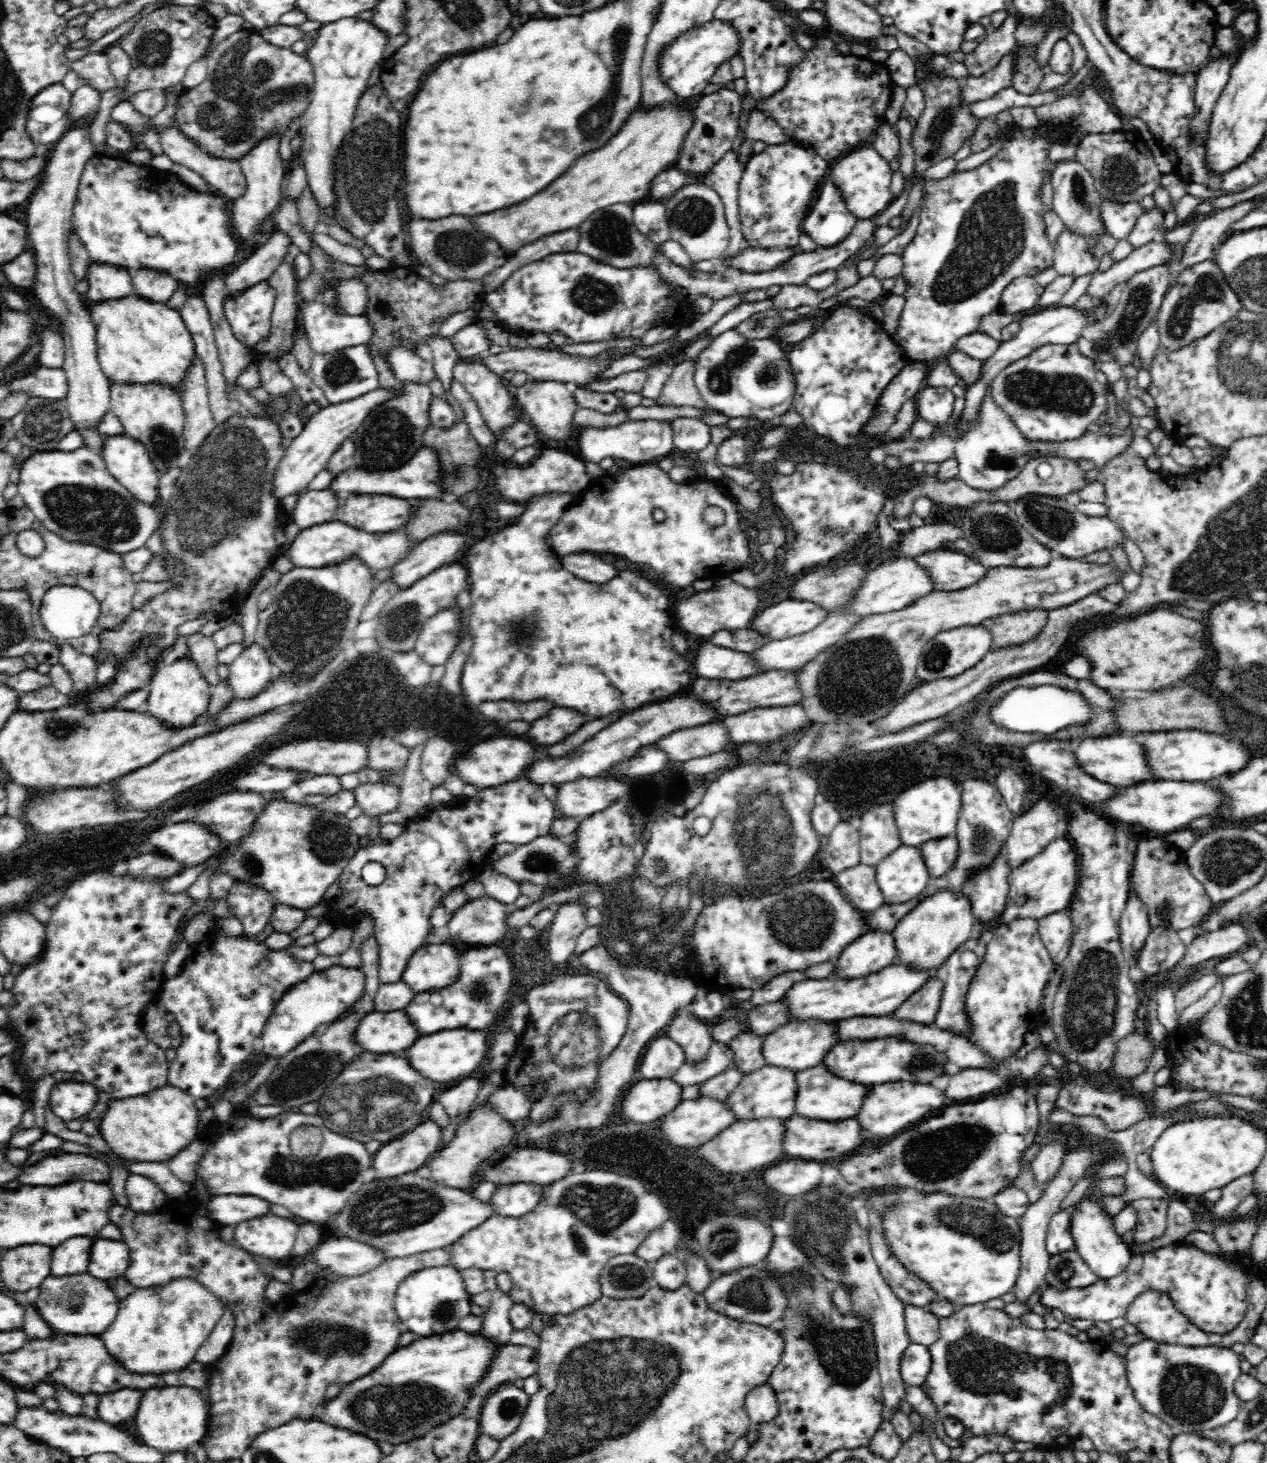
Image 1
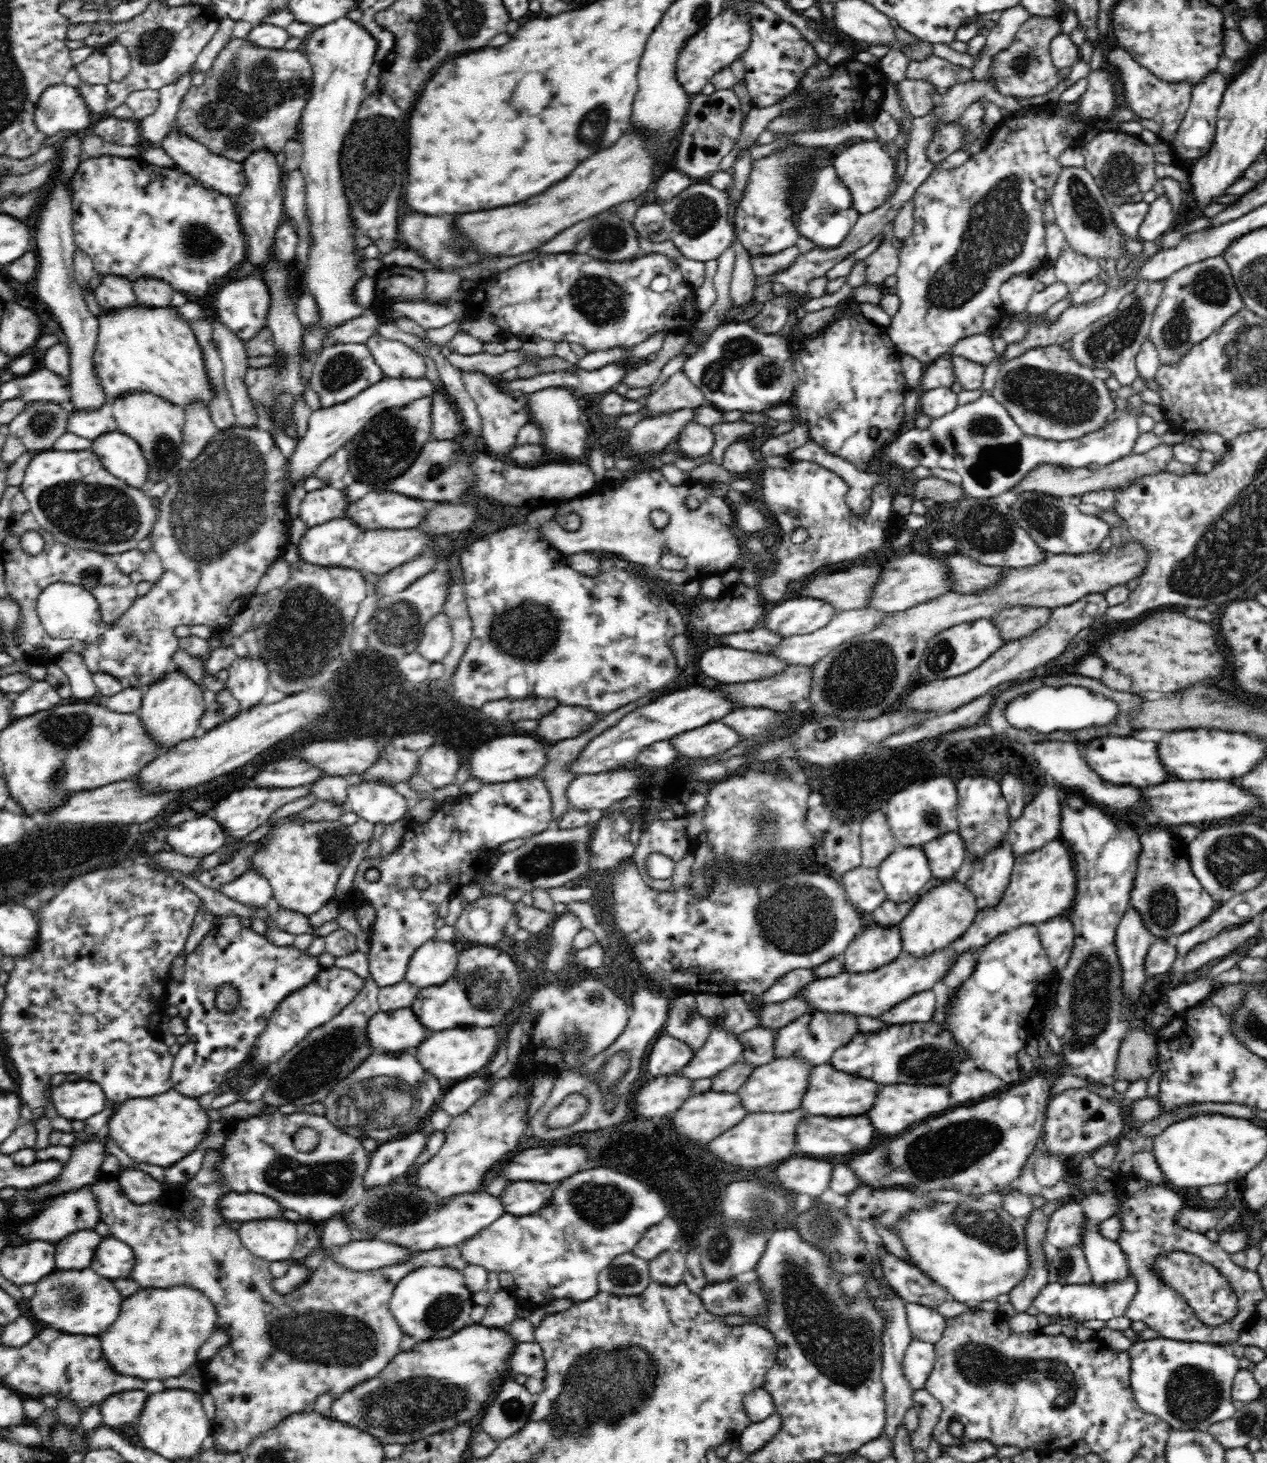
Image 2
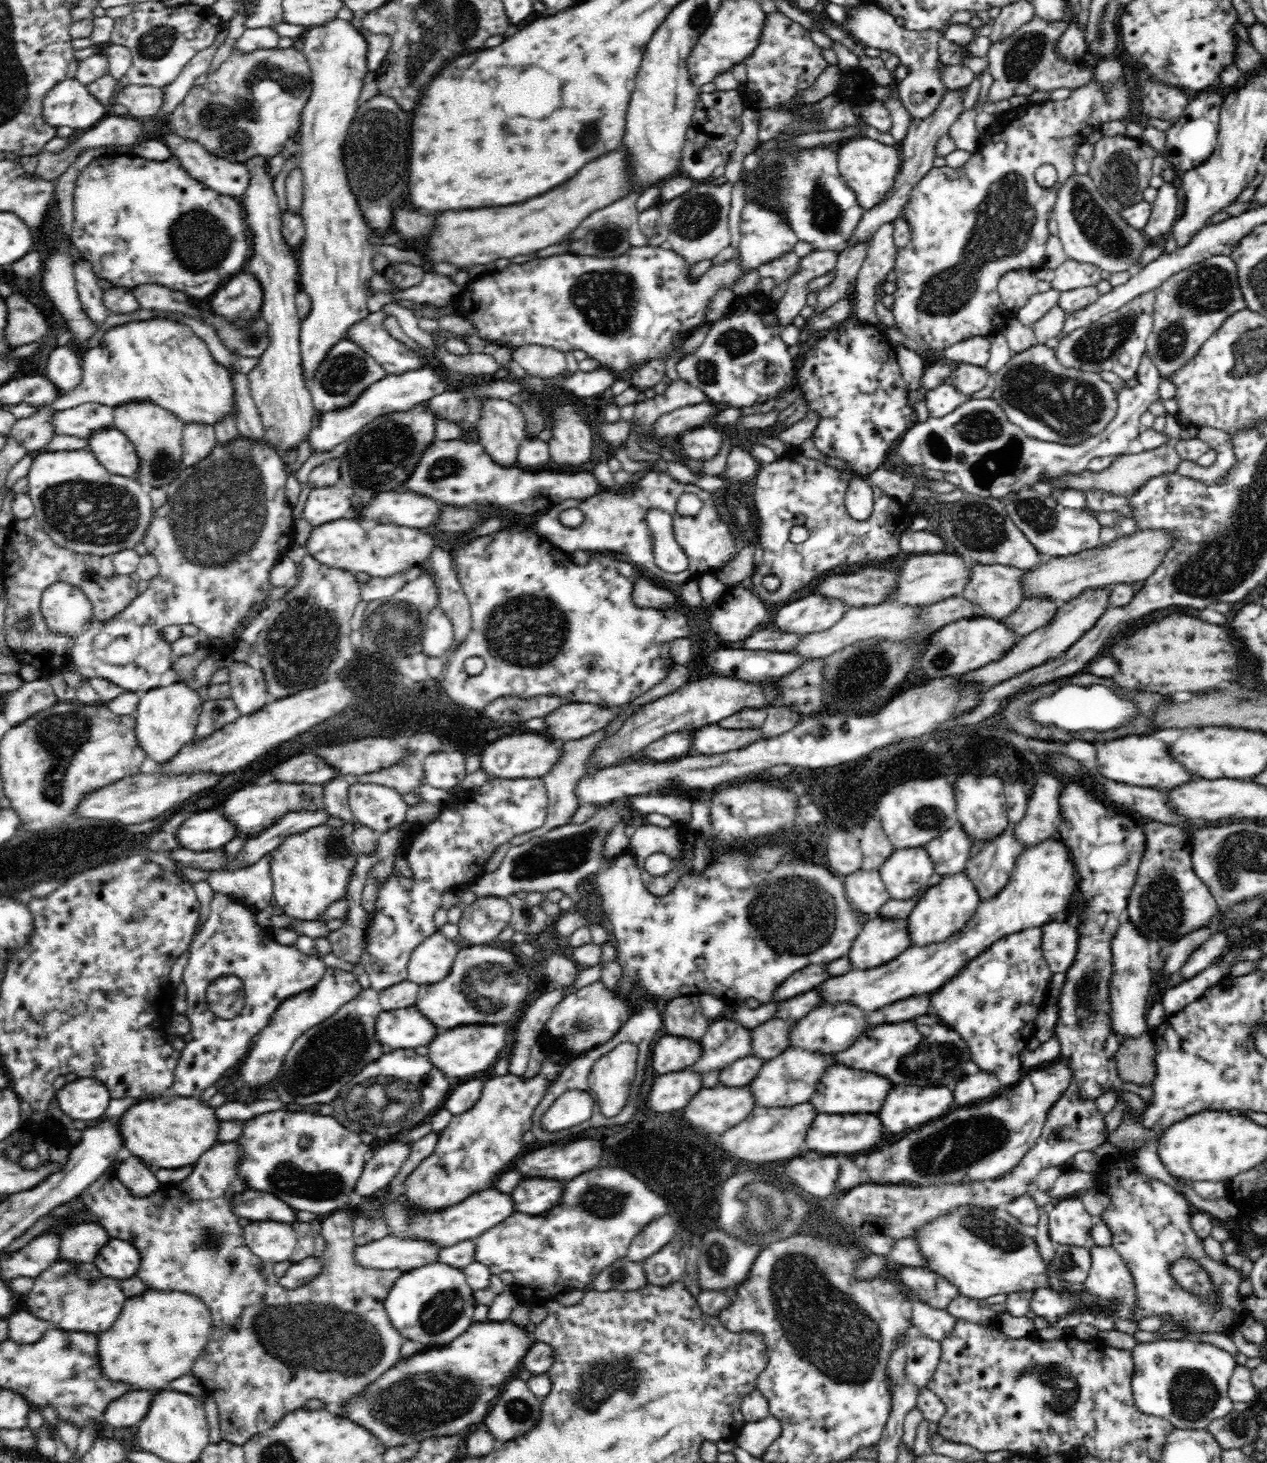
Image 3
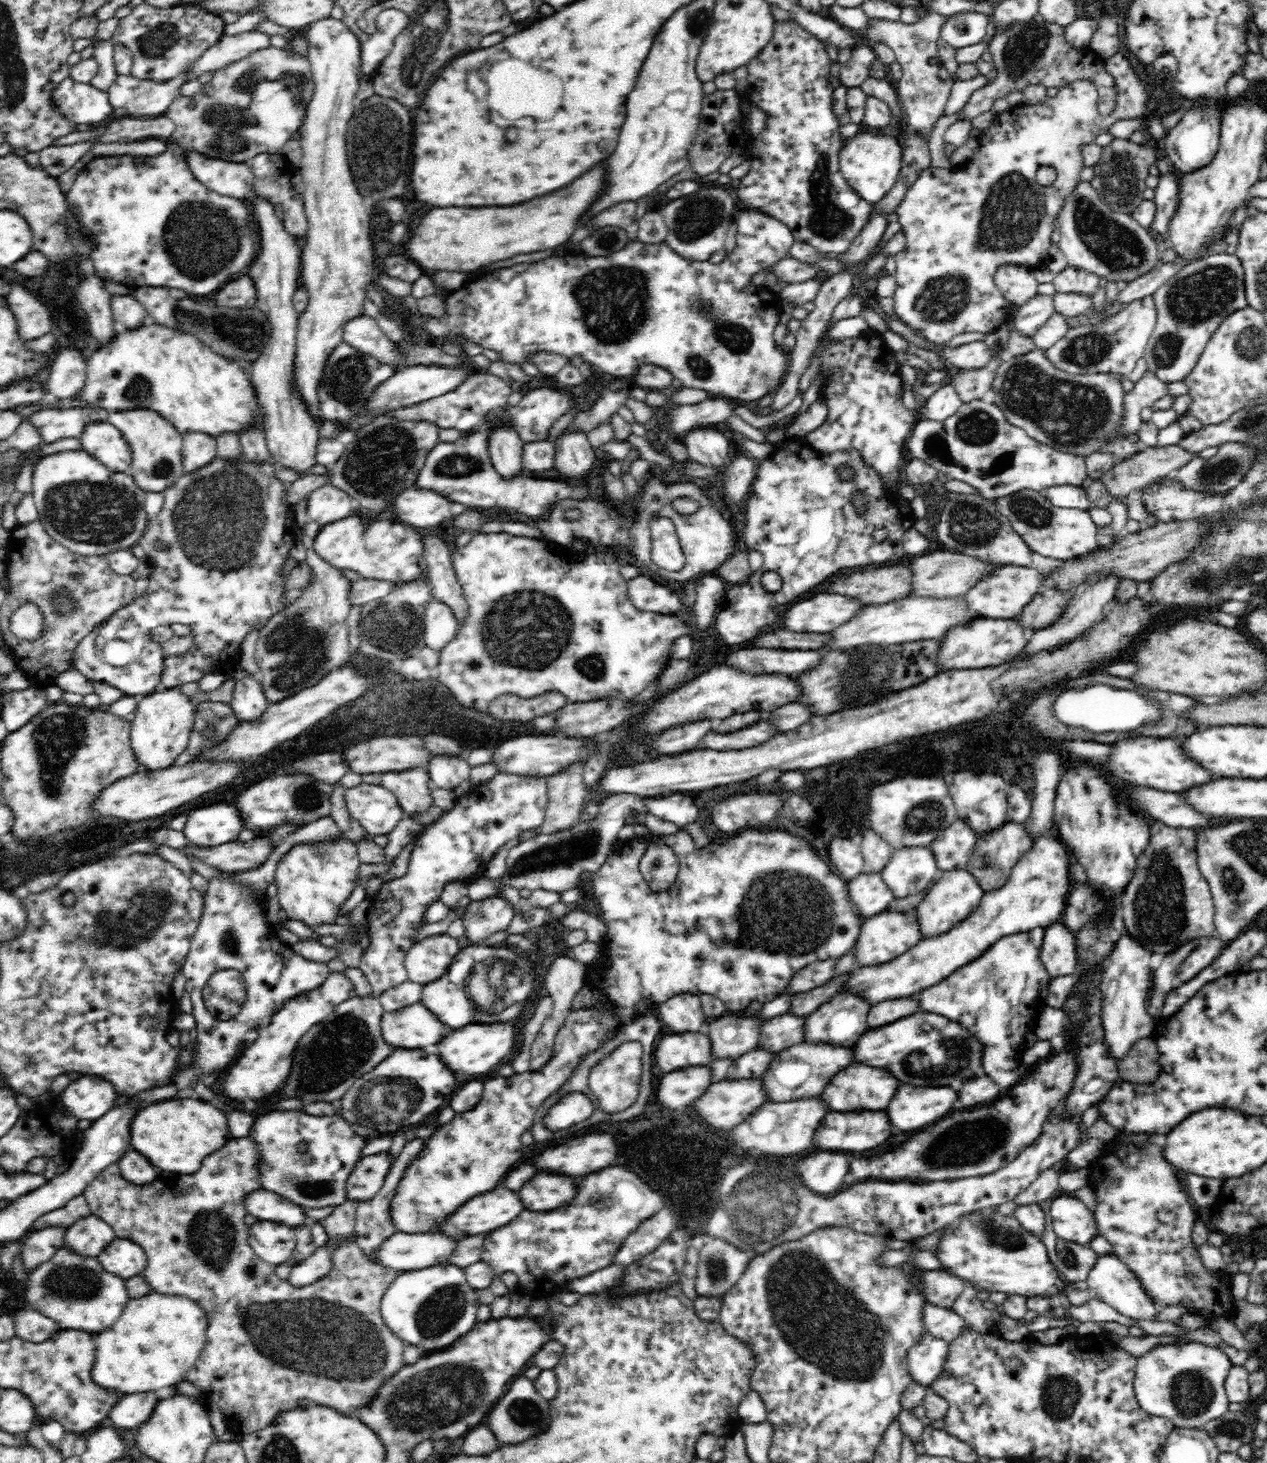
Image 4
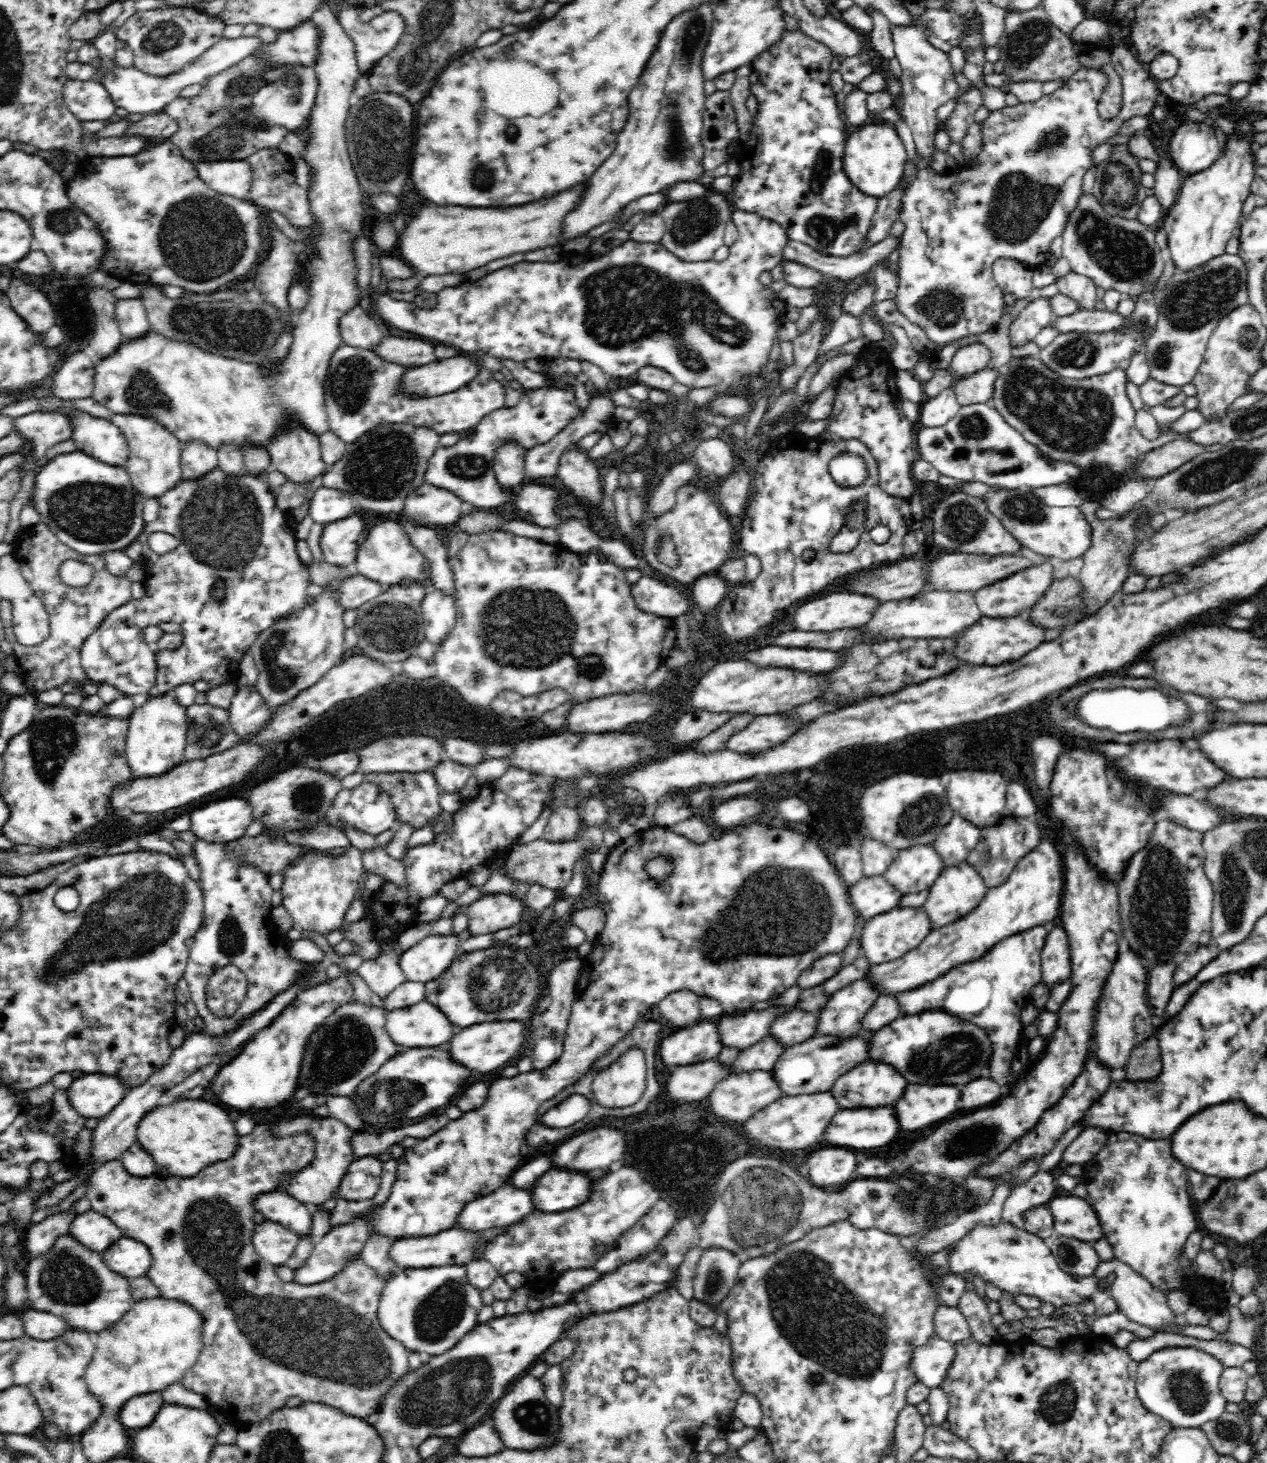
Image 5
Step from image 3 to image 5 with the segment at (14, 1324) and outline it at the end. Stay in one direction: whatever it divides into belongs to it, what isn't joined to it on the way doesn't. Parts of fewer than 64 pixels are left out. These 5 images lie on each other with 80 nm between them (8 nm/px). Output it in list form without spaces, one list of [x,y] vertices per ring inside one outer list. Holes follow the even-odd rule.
[[[29,1307],[20,1314],[24,1335],[36,1340],[50,1340],[64,1334],[66,1330],[72,1330],[66,1321],[50,1312],[40,1312]]]

